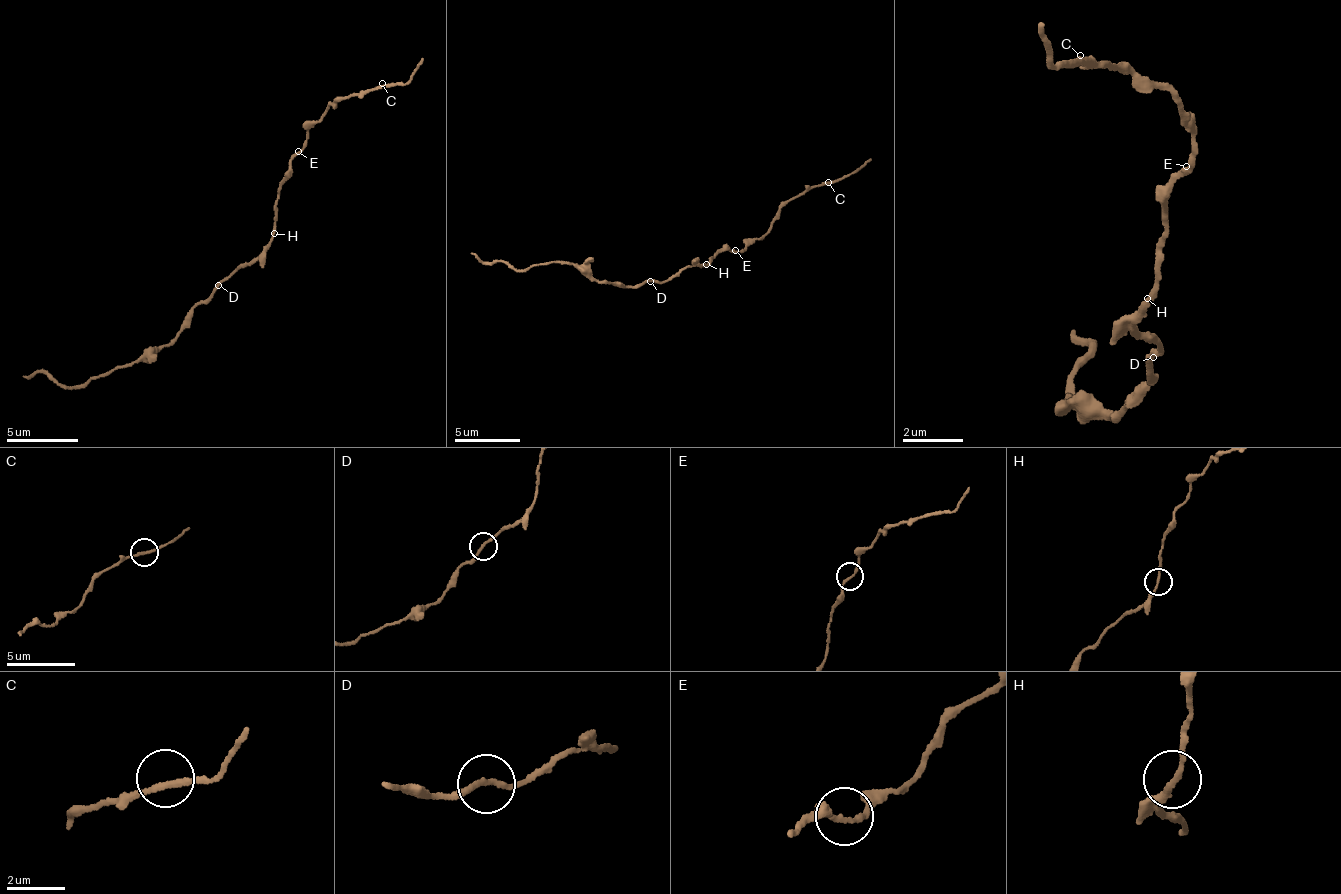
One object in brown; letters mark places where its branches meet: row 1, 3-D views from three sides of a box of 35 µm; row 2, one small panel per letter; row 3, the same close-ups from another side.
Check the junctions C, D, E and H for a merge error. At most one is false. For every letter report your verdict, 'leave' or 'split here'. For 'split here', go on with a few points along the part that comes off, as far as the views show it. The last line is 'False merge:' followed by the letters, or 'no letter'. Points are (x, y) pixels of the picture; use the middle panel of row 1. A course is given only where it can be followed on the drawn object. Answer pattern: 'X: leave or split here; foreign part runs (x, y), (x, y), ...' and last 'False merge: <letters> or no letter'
C: leave
D: split here; foreign part runs (651, 281), (621, 288), (572, 264), (555, 261), (517, 269), (483, 261), (470, 252)
E: leave
H: leave
False merge: D

